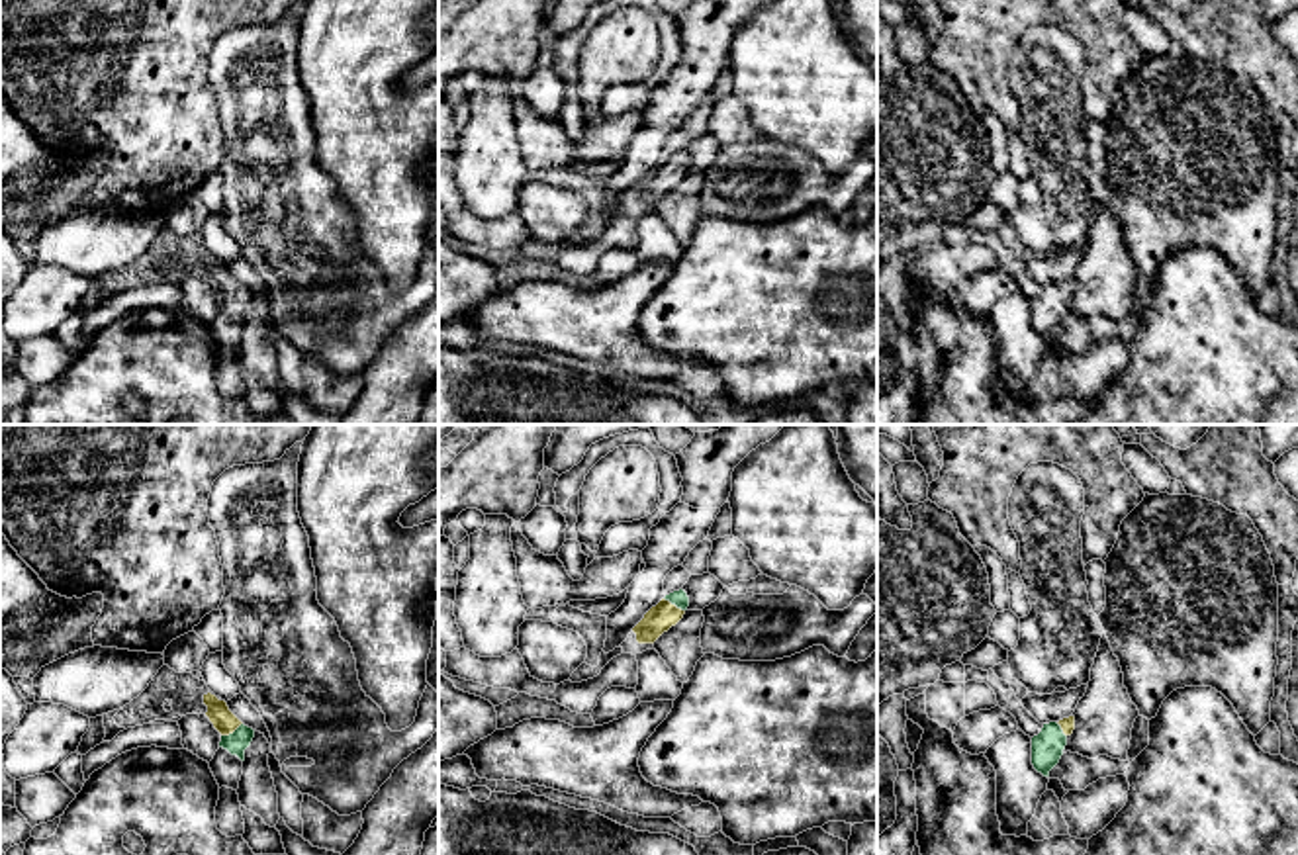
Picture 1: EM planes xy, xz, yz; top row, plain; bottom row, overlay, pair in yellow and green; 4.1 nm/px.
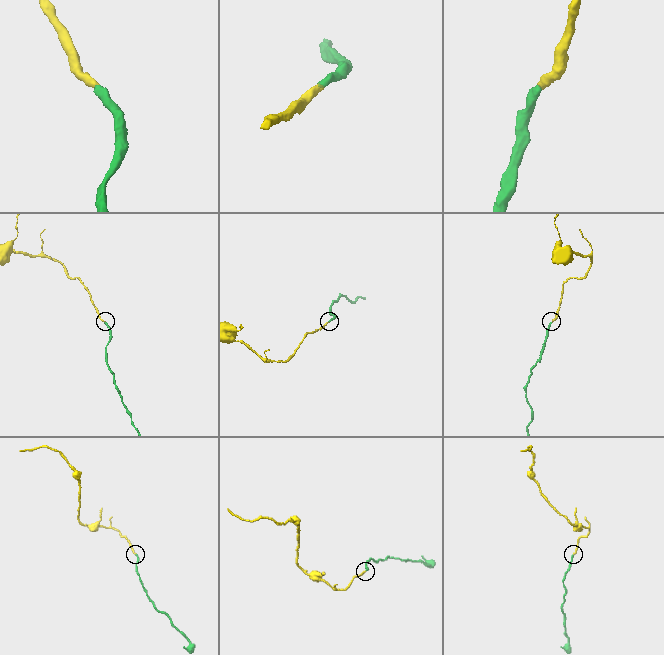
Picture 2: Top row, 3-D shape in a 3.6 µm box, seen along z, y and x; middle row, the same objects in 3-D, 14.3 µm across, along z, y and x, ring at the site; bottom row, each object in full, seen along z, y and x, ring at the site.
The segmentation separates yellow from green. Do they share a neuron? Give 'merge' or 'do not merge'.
merge

